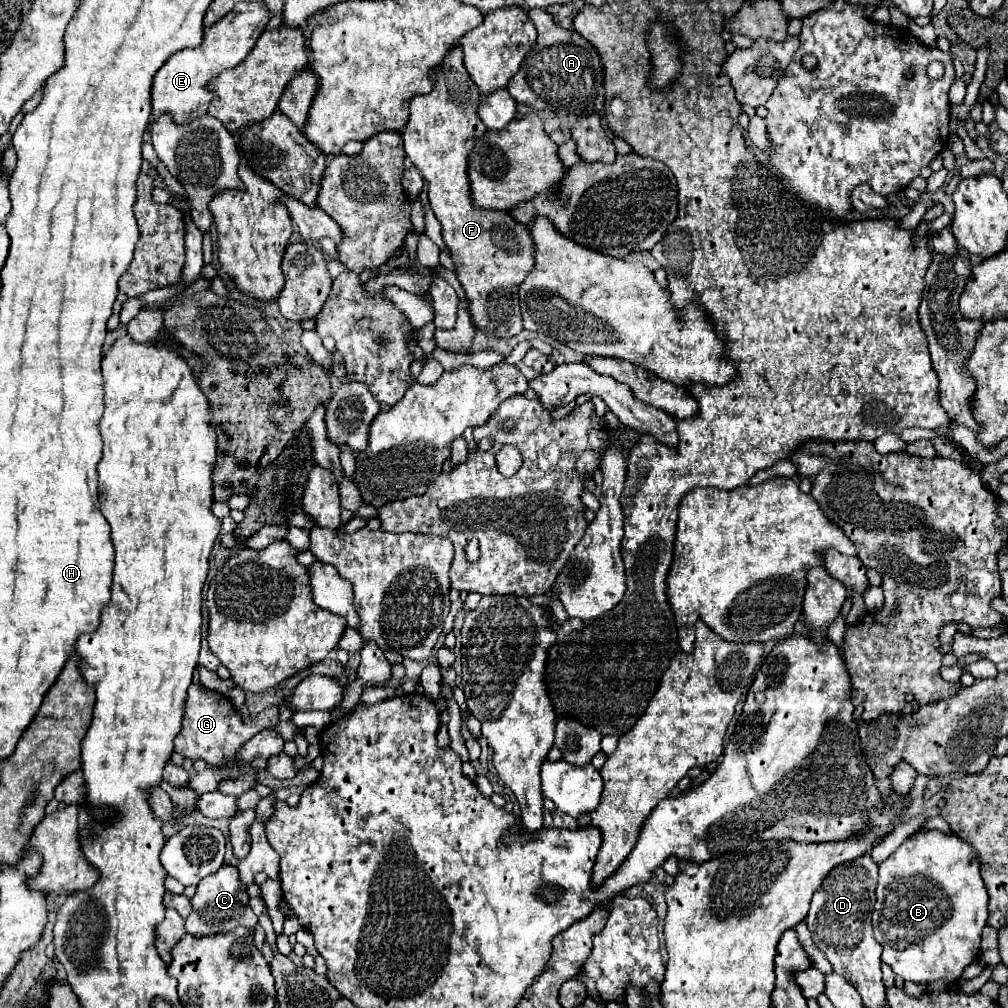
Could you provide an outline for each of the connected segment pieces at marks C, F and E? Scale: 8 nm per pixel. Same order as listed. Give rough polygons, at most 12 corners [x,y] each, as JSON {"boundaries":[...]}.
{"boundaries":[[[234,866],[200,880],[186,930],[254,930],[258,916]],[[458,44],[410,100],[406,156],[470,302],[472,324],[522,332],[530,230],[472,204],[486,132]],[[236,2],[156,72],[152,118],[204,116],[206,84],[246,60],[272,14]]]}

